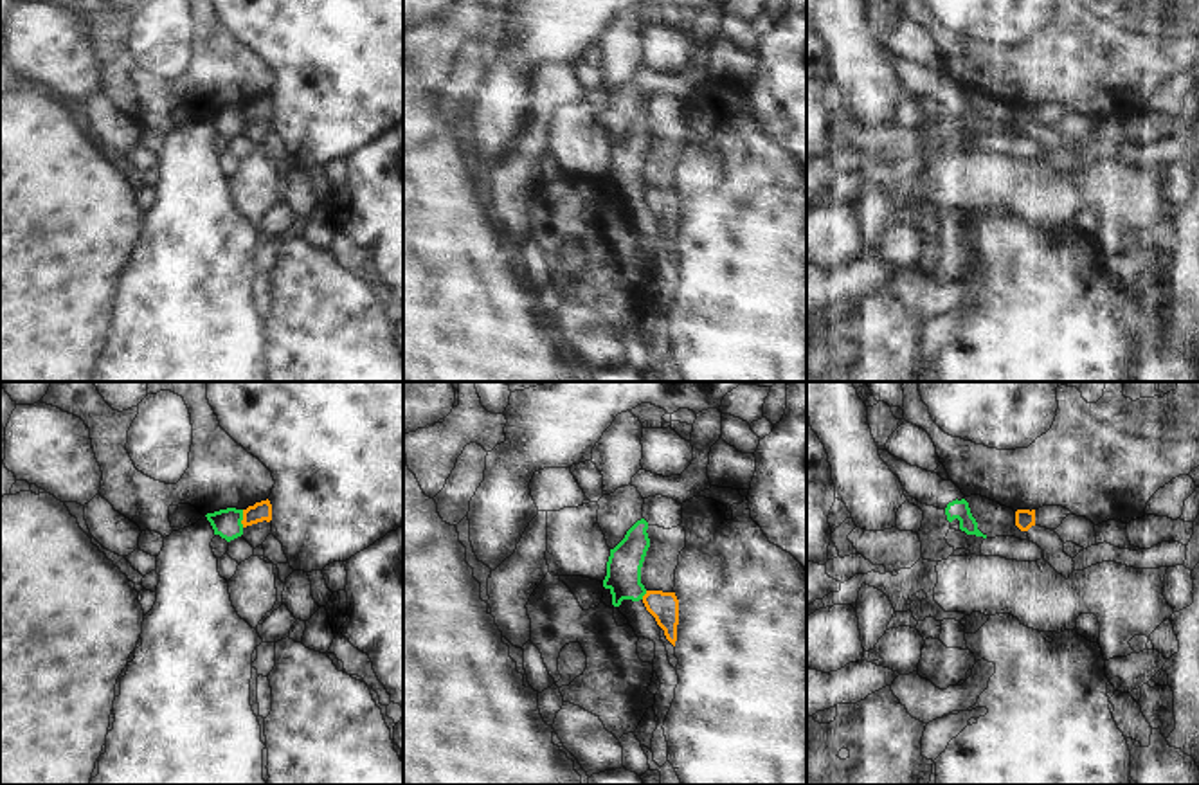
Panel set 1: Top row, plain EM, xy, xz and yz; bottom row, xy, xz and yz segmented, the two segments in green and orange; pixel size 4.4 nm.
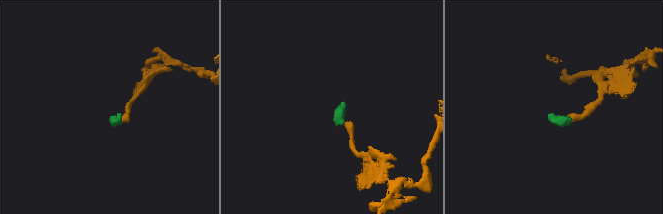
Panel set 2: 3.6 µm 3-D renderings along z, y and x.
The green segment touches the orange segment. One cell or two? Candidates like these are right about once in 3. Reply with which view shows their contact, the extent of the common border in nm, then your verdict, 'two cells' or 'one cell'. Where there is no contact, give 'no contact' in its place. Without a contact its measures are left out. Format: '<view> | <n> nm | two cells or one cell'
xy | 80 nm | two cells

